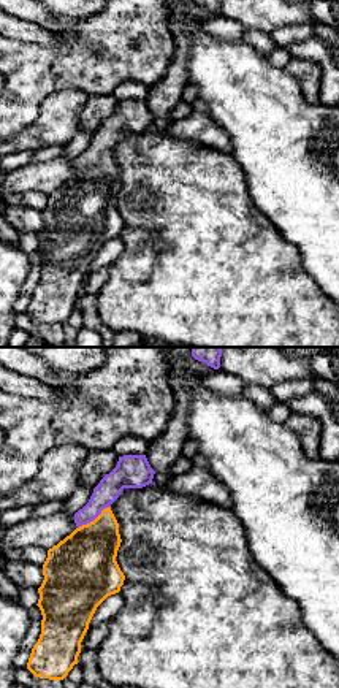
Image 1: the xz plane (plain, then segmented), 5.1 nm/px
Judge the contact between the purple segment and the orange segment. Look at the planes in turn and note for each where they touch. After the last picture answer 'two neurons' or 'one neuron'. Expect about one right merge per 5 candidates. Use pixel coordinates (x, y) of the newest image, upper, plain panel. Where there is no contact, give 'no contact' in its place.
meets purple at (94, 164)

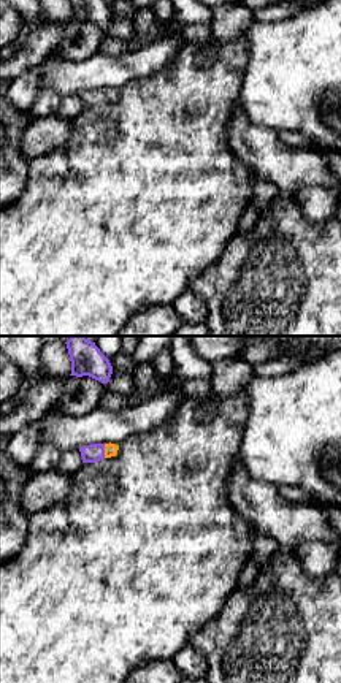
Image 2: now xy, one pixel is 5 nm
meets purple at (103, 95)

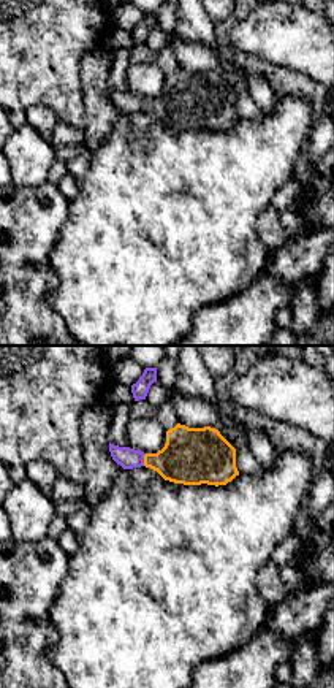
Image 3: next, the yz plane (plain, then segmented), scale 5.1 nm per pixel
meets purple at (143, 105)

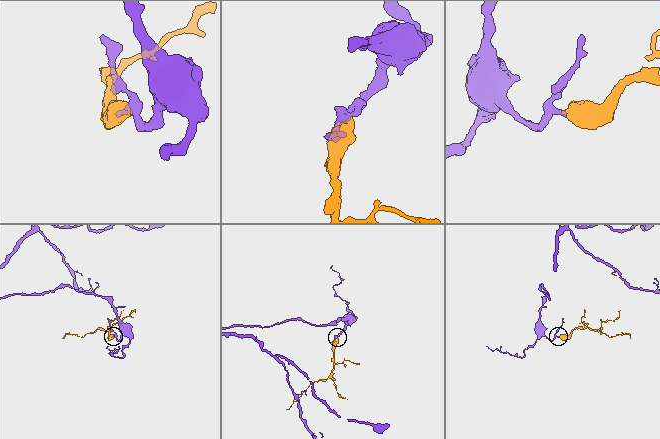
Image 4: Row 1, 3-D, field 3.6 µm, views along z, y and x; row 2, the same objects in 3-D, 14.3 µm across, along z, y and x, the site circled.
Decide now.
one neuron

